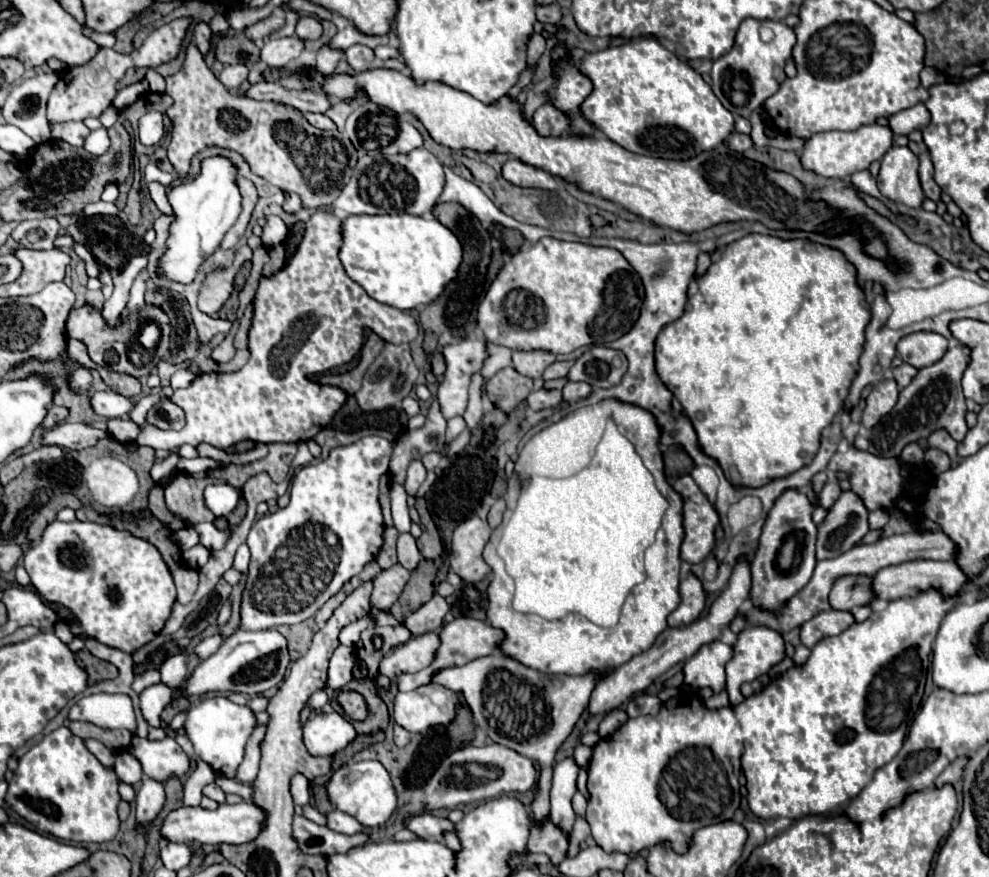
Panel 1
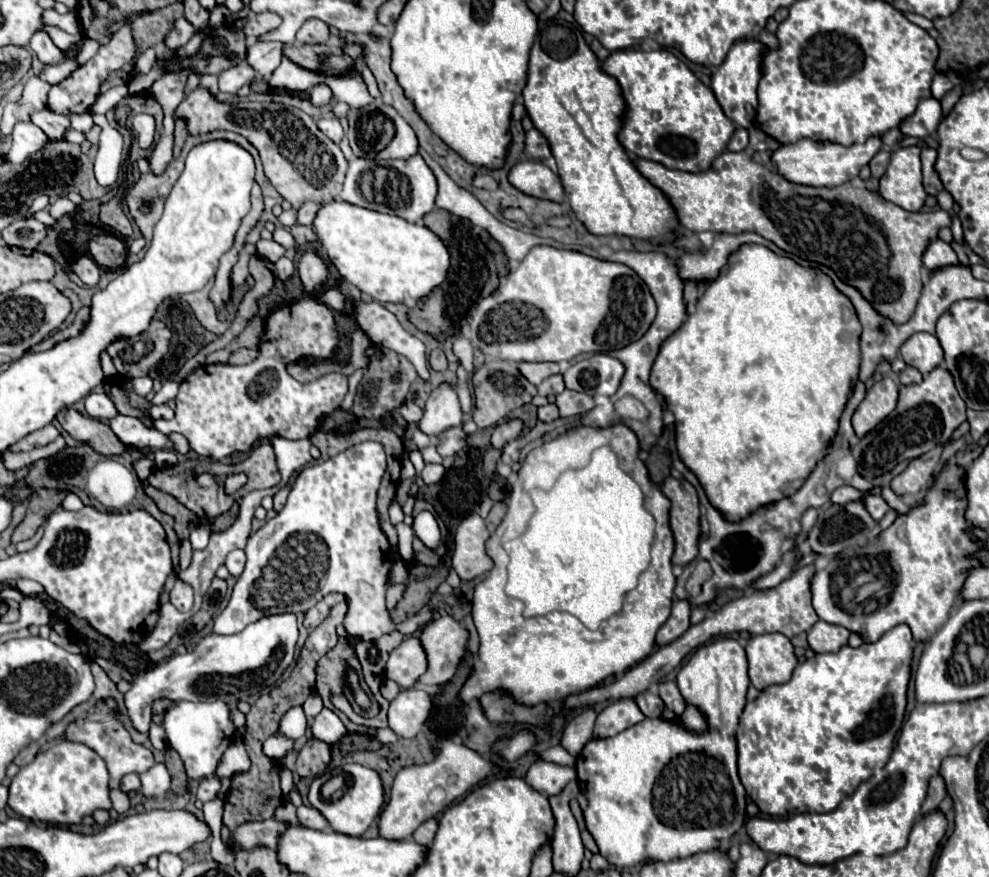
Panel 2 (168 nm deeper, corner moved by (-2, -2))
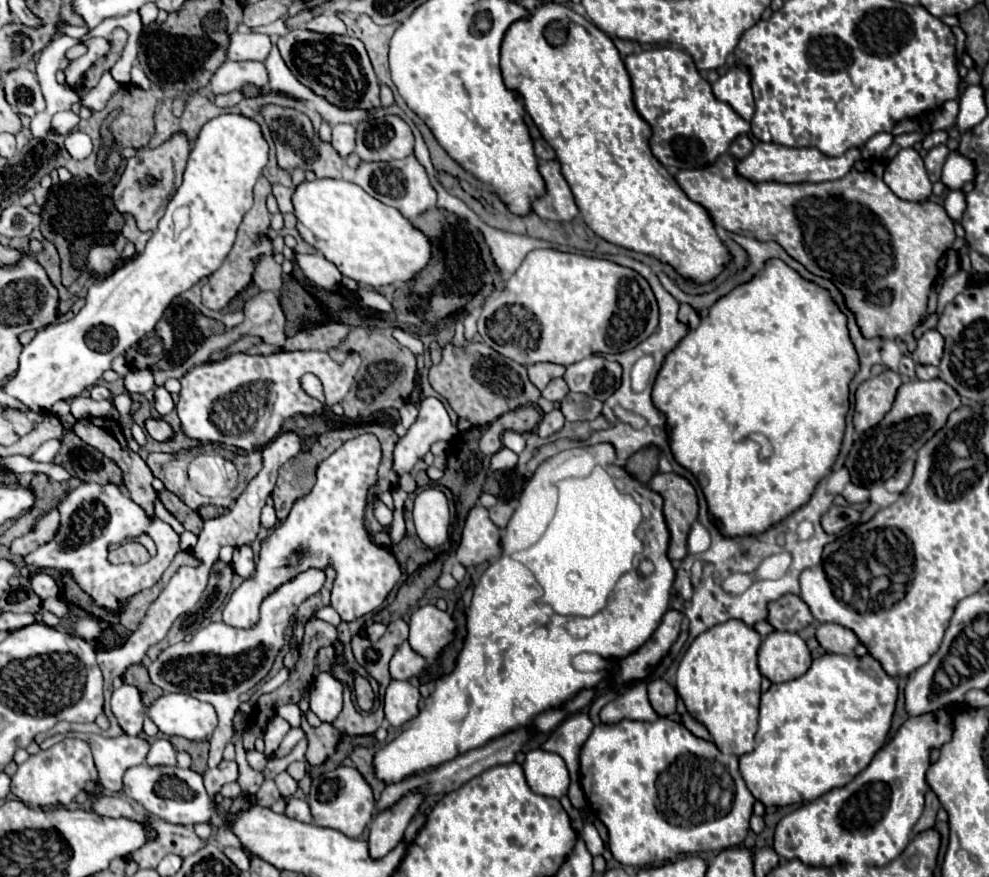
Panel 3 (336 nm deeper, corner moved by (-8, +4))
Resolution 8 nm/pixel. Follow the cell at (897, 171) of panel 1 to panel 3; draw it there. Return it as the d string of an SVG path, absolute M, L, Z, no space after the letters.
M904 148L886 166L884 182L902 200L922 202L932 194L932 184L924 168L922 156L914 148Z

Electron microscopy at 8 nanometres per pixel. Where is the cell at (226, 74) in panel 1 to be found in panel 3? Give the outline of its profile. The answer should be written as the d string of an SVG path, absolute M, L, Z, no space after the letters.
M226 60L226 64L222 64L222 68L218 68L218 72L210 80L214 94L240 90L244 84L254 84L258 88L264 88L268 84L268 72L262 62Z

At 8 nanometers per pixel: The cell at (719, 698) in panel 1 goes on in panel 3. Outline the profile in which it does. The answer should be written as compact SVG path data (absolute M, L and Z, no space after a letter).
M686 712L684 716L682 716L682 724L694 734L694 736L698 736L698 738L704 738L704 740L710 740L710 732L706 730L706 726L704 724L700 724L690 712Z

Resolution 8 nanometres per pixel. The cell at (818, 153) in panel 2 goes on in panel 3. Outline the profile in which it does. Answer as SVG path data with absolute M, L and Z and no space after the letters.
M758 142L750 156L738 164L738 172L742 176L750 176L750 180L778 180L778 182L826 182L840 180L850 172L850 168L860 160L860 148L850 148L842 156L826 156L818 148L788 148L774 142Z

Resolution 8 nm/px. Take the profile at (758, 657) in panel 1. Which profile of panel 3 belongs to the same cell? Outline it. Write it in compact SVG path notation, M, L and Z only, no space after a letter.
M774 630L758 650L758 668L770 682L788 682L810 668L810 650L806 642L792 632Z

